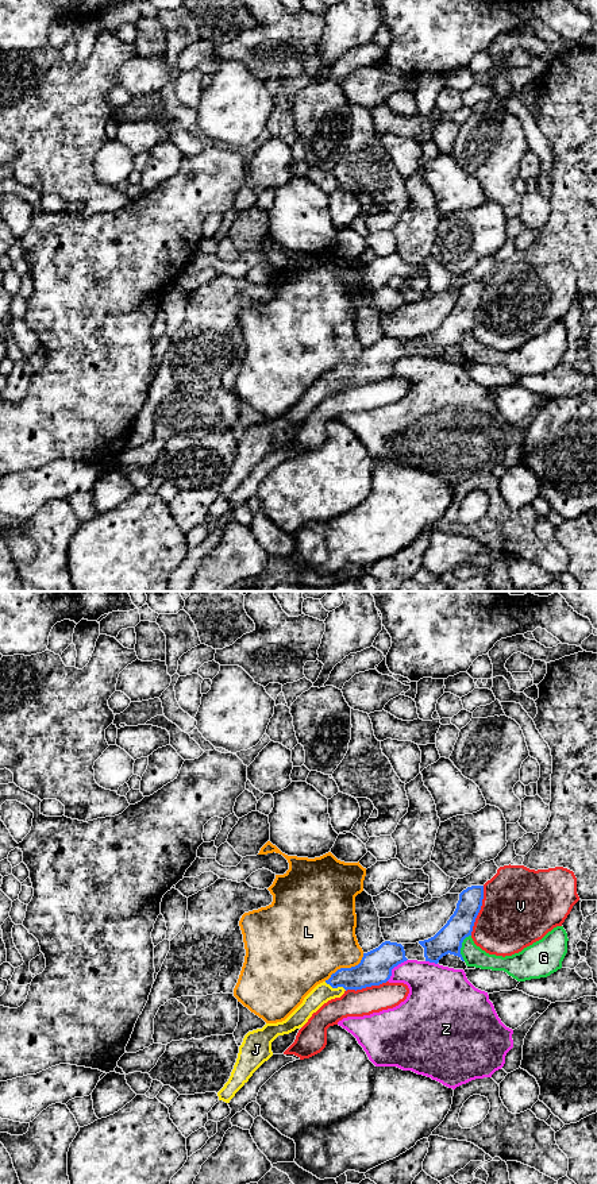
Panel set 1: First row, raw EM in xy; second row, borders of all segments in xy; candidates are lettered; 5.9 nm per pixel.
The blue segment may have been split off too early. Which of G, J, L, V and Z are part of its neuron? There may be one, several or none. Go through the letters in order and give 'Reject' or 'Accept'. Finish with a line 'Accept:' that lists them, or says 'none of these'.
G: Reject
J: Accept
L: Reject
V: Reject
Z: Reject
Accept: J

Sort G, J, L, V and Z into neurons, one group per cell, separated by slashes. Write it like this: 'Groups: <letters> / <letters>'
Groups: G / J / L / V / Z

